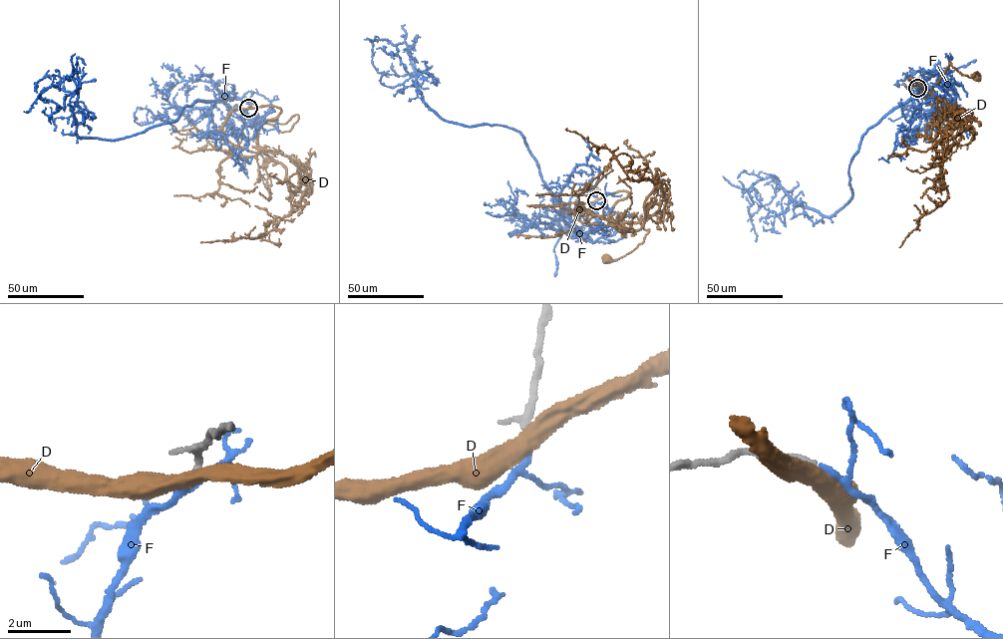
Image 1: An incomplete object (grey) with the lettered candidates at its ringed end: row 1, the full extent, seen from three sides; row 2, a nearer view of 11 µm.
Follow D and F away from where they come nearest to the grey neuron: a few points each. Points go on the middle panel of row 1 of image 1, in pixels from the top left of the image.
D: (596, 200), (625, 191), (628, 196), (609, 213), (635, 215), (649, 231), (632, 250), (607, 259)
F: (596, 200), (597, 220), (581, 238), (568, 229), (519, 132), (440, 118), (423, 101), (405, 42), (364, 39)

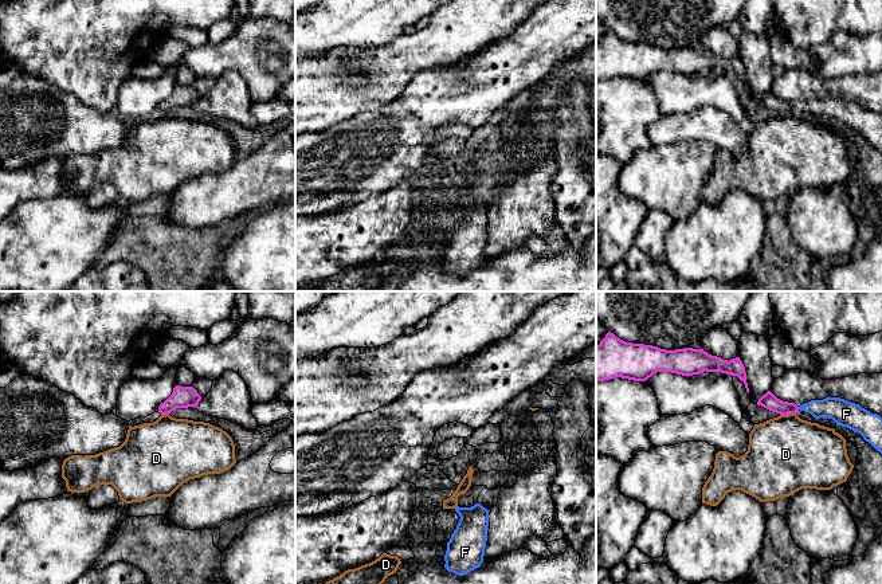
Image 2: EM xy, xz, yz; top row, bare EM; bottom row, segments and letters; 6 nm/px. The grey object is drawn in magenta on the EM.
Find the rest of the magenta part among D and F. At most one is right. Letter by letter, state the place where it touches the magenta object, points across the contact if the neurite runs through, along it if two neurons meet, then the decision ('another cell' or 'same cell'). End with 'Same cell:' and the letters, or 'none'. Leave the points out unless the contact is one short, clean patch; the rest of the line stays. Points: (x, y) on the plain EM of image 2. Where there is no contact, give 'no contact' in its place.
D: yz (787, 113) | along yz (795, 112), (780, 114) | another cell
F: no contact | same cell
Same cell: F

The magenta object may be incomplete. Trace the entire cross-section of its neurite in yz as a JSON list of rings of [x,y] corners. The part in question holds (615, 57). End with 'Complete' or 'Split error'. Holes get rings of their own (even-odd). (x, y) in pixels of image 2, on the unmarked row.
[[[608,31],[600,43],[596,44],[596,82],[615,77],[646,81],[656,71],[671,71],[687,77],[703,71],[721,71],[730,75],[737,75],[745,83],[746,91],[749,93],[745,66],[740,56],[728,60],[709,54],[702,47],[666,50],[652,44],[626,42],[611,31]]]. Complete

